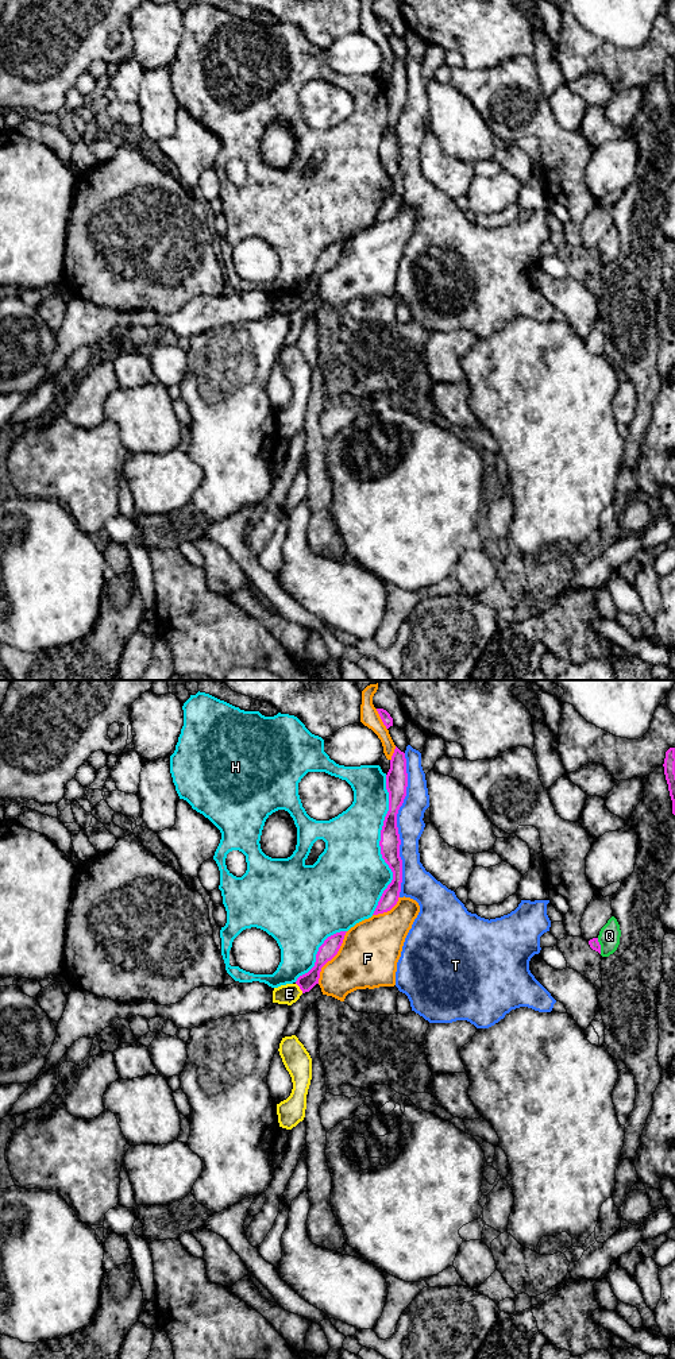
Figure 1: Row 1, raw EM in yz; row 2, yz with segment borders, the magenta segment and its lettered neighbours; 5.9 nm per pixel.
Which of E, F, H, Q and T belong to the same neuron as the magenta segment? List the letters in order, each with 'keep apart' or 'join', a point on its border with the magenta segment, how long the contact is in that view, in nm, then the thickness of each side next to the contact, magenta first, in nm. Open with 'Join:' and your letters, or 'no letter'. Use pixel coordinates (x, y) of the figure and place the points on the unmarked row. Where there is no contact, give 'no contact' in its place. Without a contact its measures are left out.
Join: no letter
E: keep apart; contact yz (300, 297); length 80 nm; calibres 100 and 120 nm
F: keep apart; contact yz (332, 266); length 360 nm; calibres 100 and 360 nm
H: keep apart; contact yz (380, 154); length 850 nm; calibres 120 and 440 nm
Q: keep apart; contact yz (600, 255); length 100 nm; calibres 60 and 130 nm
T: keep apart; contact yz (396, 134); length 850 nm; calibres 130 and 160 nm

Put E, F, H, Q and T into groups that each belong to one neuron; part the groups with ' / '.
E / F / H / Q / T

